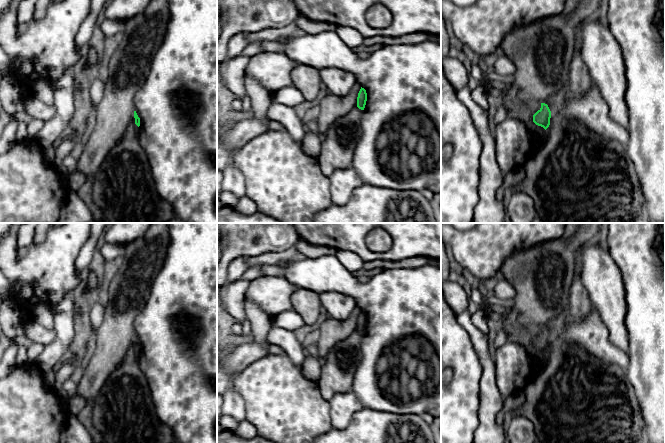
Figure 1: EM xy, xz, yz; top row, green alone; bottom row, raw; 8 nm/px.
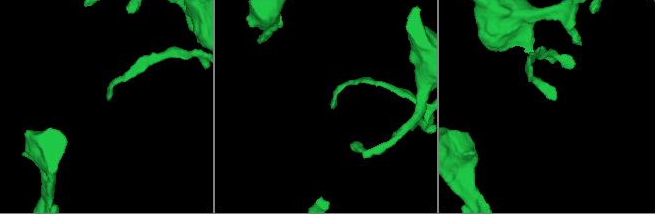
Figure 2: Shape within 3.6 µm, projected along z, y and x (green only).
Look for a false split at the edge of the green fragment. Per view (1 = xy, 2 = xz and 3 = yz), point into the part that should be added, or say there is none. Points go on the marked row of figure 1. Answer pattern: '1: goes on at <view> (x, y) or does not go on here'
1: does not go on here
2: does not go on here
3: does not go on here

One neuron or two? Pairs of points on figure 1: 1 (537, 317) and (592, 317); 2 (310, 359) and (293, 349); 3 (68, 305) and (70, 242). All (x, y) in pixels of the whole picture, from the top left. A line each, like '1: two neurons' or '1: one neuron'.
1: two neurons
2: two neurons
3: two neurons

